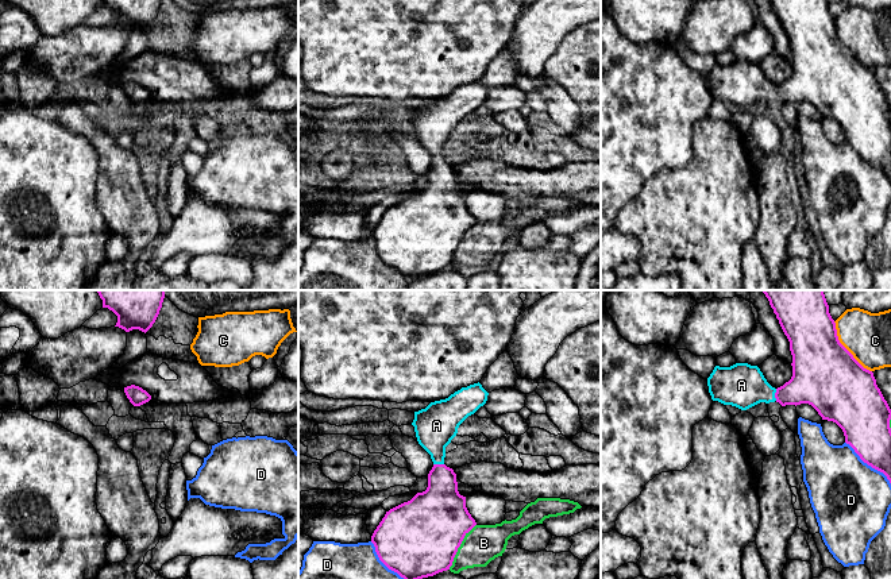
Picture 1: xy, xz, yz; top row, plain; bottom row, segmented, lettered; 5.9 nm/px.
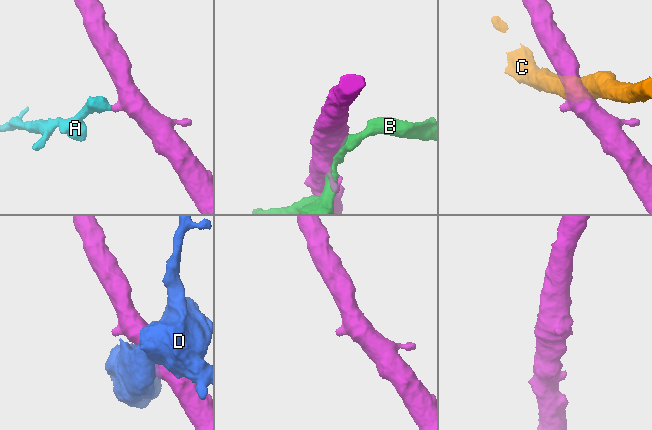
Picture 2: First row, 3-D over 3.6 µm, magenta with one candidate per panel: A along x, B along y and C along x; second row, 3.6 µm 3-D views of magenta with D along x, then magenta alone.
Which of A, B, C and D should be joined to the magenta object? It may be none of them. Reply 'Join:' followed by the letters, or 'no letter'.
Join: A

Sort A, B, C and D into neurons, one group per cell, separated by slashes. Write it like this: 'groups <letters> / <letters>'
groups A / B / C / D

